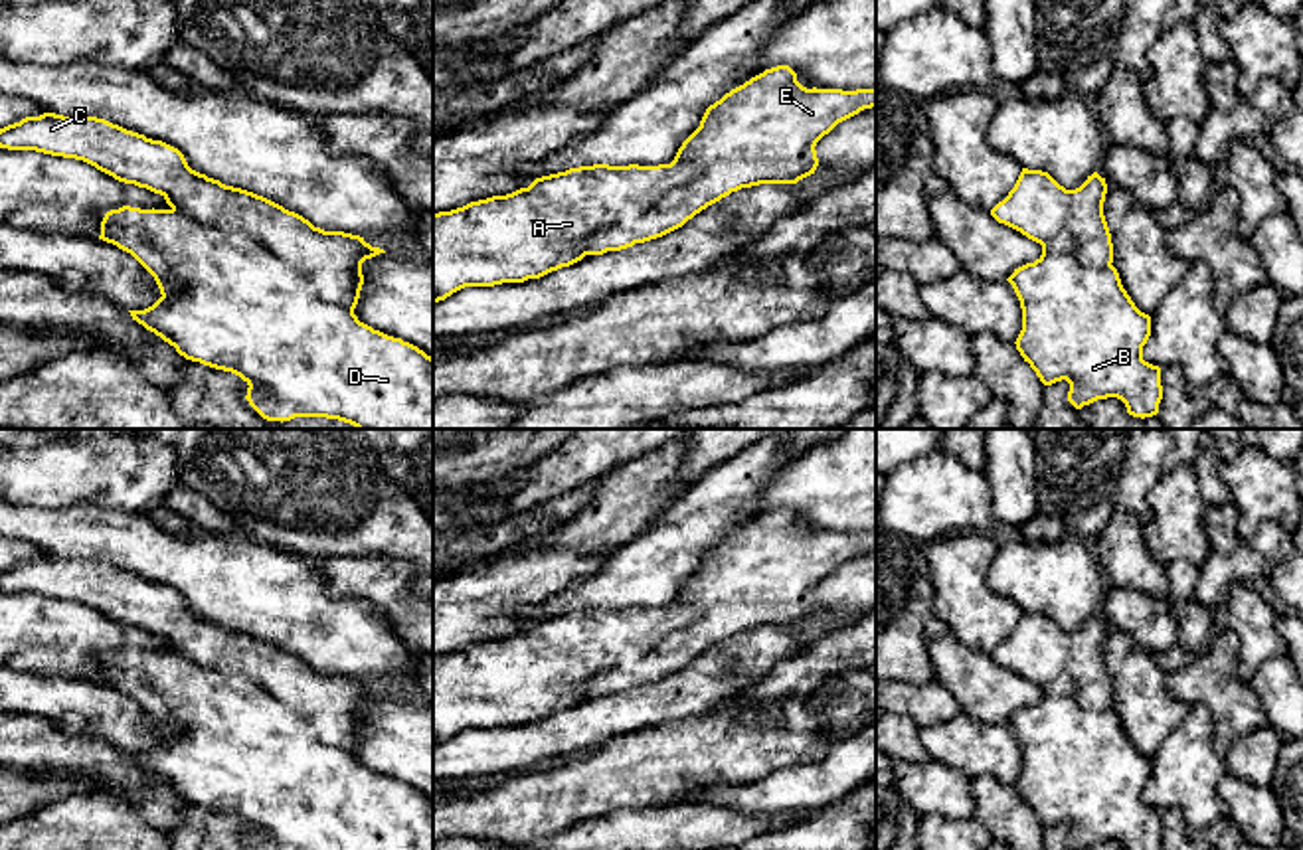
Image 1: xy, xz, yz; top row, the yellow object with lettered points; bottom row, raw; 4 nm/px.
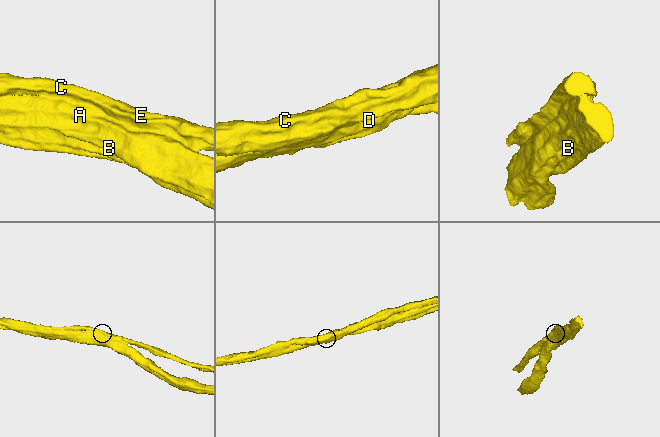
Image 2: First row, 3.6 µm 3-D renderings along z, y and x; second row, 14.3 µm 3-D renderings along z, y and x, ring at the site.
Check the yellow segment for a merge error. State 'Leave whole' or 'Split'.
Split

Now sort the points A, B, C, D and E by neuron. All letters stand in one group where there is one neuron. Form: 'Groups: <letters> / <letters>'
Groups: A B D / C E

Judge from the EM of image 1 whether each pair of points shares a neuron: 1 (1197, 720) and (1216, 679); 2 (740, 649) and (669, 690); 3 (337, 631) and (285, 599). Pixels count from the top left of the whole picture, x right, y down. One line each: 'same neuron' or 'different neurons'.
1: different neurons
2: same neuron
3: same neuron

